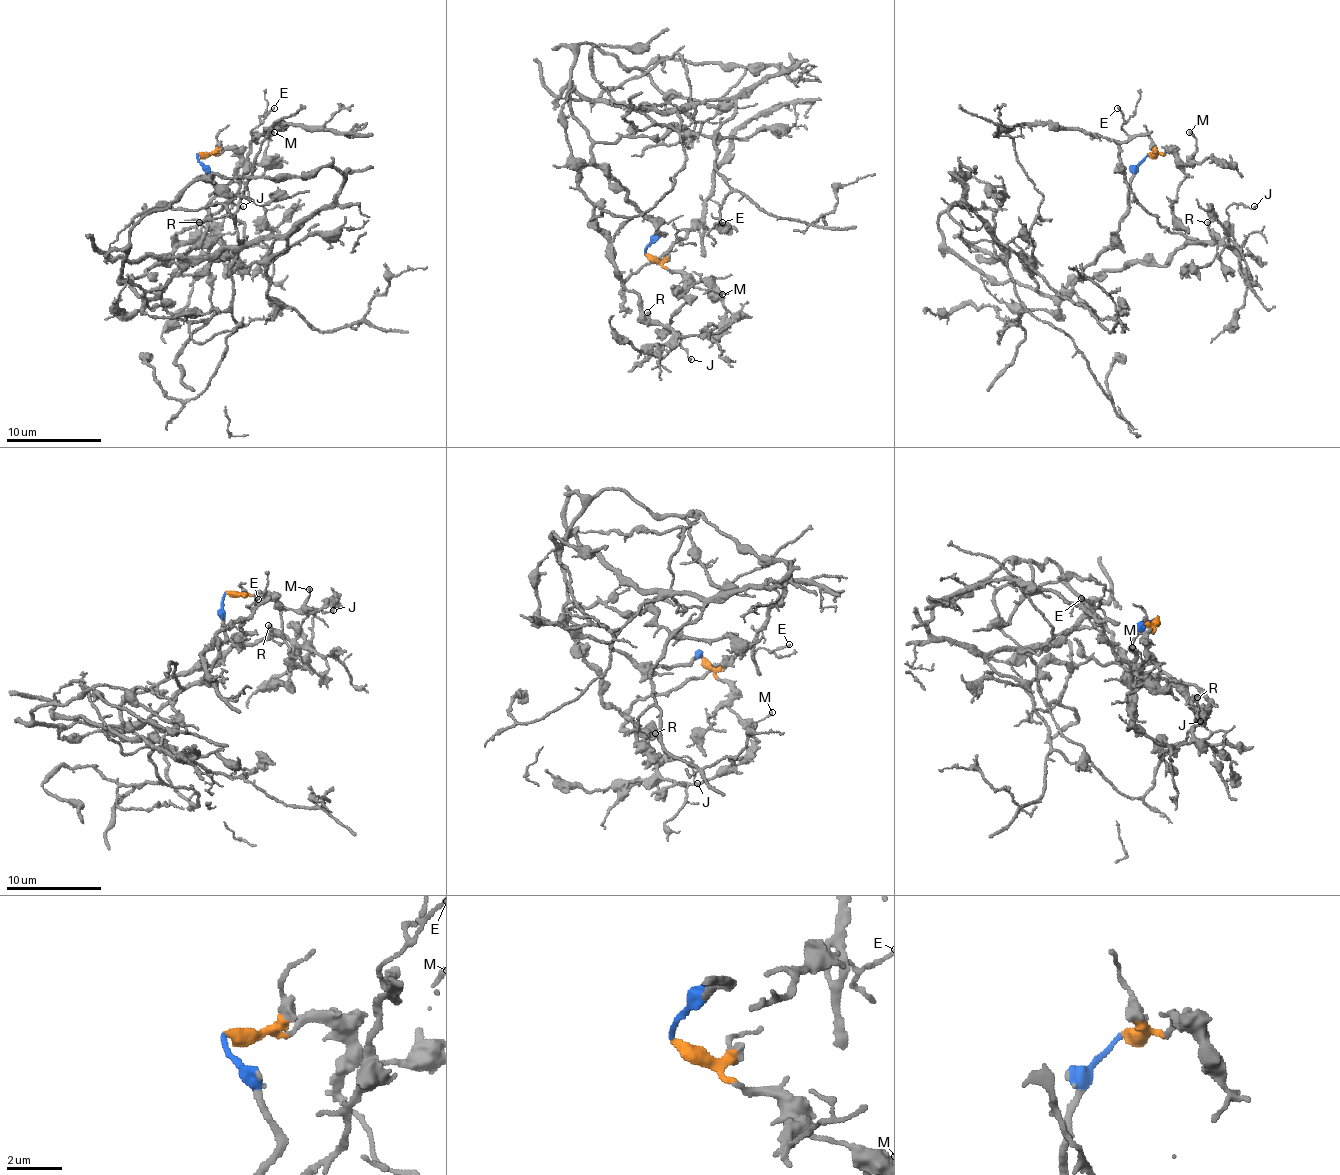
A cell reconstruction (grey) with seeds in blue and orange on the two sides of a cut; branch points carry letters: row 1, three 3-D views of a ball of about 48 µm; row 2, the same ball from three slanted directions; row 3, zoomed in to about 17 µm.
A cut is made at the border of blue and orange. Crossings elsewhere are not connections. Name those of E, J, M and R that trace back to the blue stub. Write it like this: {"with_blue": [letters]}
{"with_blue": ["E", "J", "R"]}

